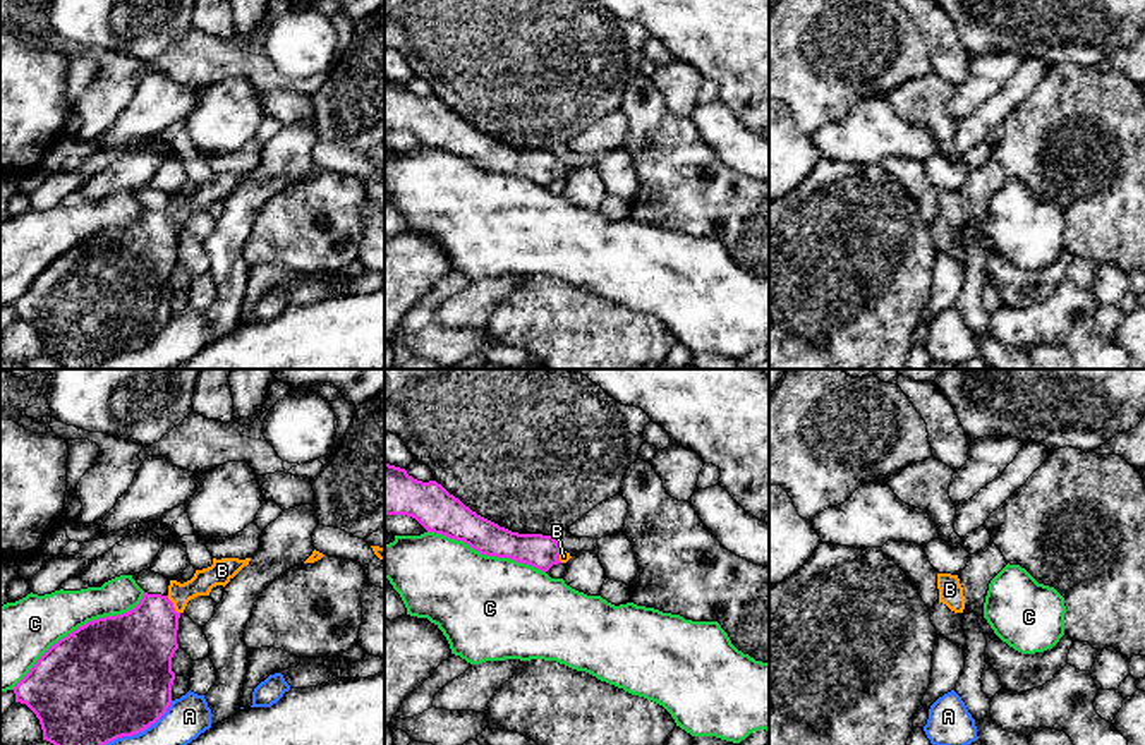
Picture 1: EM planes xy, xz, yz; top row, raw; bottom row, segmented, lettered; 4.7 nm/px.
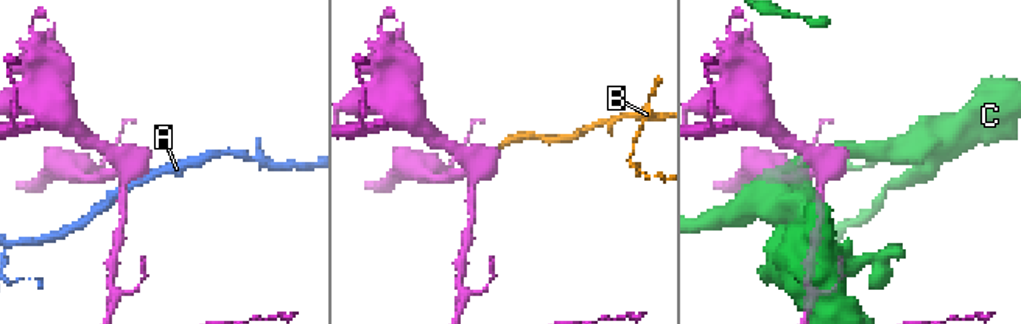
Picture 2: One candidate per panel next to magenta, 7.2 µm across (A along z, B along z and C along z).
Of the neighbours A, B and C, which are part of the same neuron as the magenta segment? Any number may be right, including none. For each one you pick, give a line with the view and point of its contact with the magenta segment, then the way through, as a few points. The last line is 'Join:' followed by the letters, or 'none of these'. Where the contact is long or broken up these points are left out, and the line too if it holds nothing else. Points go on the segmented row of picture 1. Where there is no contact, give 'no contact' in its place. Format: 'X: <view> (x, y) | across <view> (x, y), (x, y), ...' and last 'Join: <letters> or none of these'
B: xy (172, 605) | across xy (138, 646), (151, 625), (172, 605), (203, 581)
Join: B

